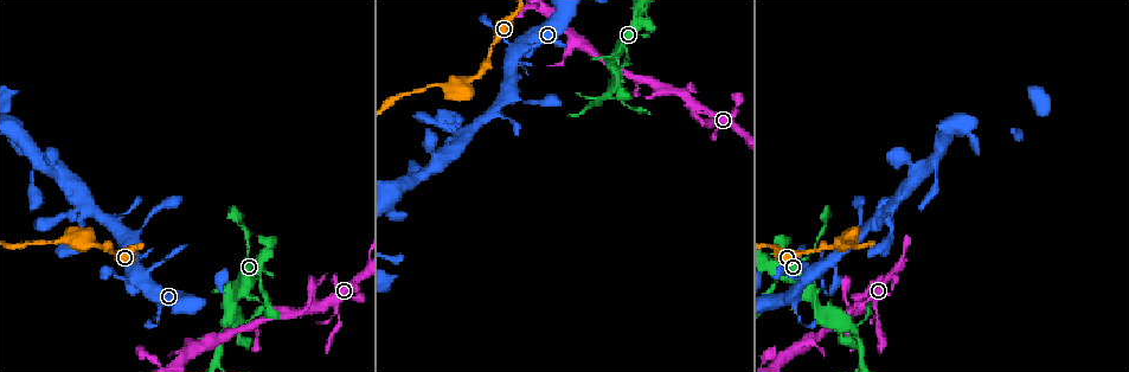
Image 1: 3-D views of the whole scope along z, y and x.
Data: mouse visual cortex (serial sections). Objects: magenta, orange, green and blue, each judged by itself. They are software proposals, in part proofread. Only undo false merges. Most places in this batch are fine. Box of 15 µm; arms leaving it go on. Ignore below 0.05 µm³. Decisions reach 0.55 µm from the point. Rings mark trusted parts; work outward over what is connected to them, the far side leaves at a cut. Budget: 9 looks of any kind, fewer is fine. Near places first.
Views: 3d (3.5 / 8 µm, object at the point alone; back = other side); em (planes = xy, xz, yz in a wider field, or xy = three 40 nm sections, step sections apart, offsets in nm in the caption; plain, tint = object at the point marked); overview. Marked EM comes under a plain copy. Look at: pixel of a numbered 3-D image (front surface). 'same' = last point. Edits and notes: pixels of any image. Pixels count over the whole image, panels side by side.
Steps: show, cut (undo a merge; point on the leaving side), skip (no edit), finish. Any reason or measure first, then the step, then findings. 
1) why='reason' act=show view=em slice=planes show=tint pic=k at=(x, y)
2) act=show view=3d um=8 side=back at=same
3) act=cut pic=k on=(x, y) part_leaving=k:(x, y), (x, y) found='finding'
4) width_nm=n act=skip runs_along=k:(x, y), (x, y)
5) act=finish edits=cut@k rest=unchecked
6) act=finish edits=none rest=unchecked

why='sudden change in width' act=show view=3d um=8 pic=1 at=(121, 278)

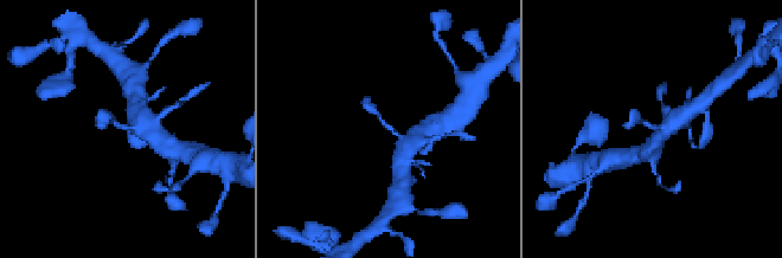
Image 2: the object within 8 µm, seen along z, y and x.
why='closer look' act=show view=3d um=3.5 side=back pic=2 at=(124, 128)

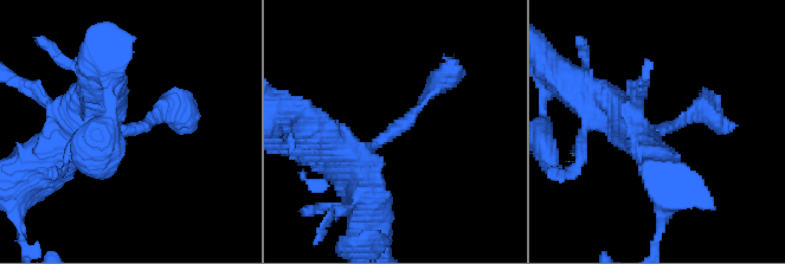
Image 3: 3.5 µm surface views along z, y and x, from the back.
why='need the tissue' act=show view=em slice=planes show=tint pic=3 at=(661, 126)

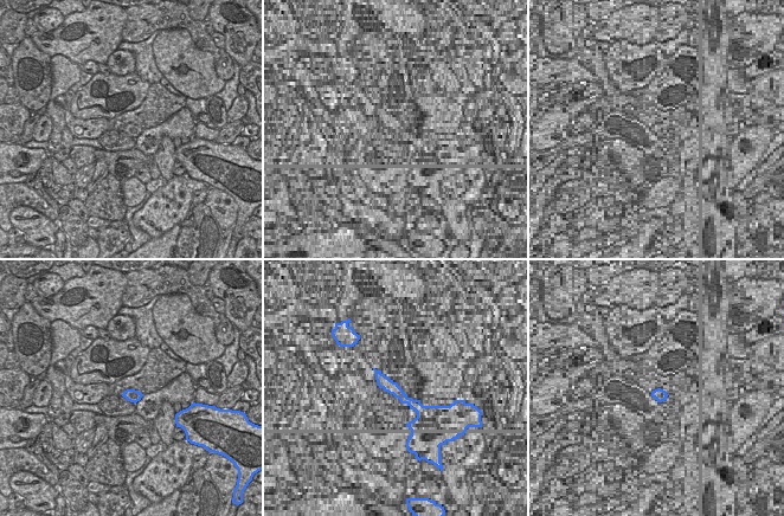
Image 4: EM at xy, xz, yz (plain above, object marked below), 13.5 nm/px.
arm_widths_nm=150,400 act=skip runs_along=3:(332, 149), (351, 165), (441, 79) found='one cell here'

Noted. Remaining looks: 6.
why='a narrow waist' act=show view=em slice=planes show=tint pic=1 at=(305, 309)

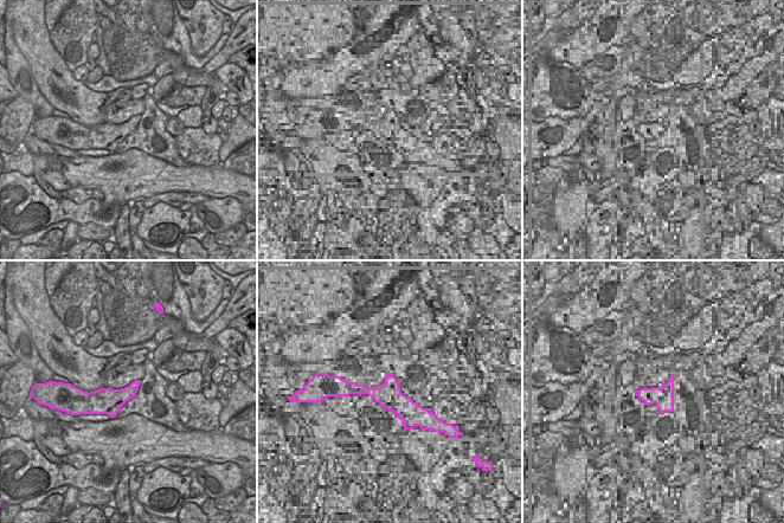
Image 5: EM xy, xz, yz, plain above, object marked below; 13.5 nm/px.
act=show view=3d um=3.5 at=same

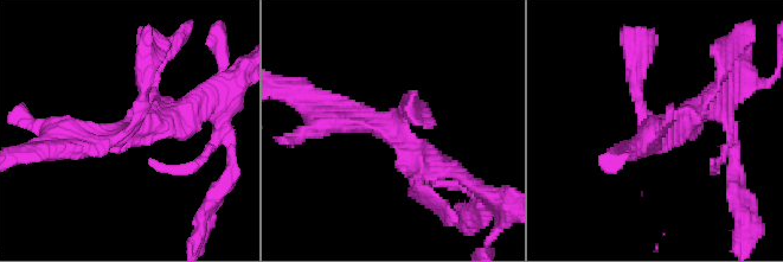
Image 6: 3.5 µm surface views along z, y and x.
arms=3 arm_widths_nm=200,250,300 act=skip runs_along=6:(455, 171), (383, 128), (320, 113) found='one cell here'

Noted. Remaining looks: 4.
why='abrupt turn' act=show view=3d um=8 pic=1 at=(646, 16)

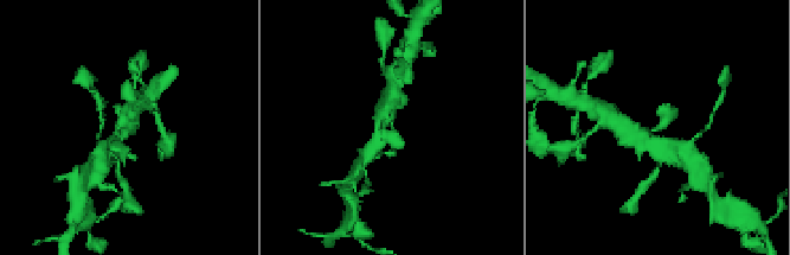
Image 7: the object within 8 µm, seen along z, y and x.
act=show view=em slice=xy step=2 show=tint pic=7 at=(391, 126)

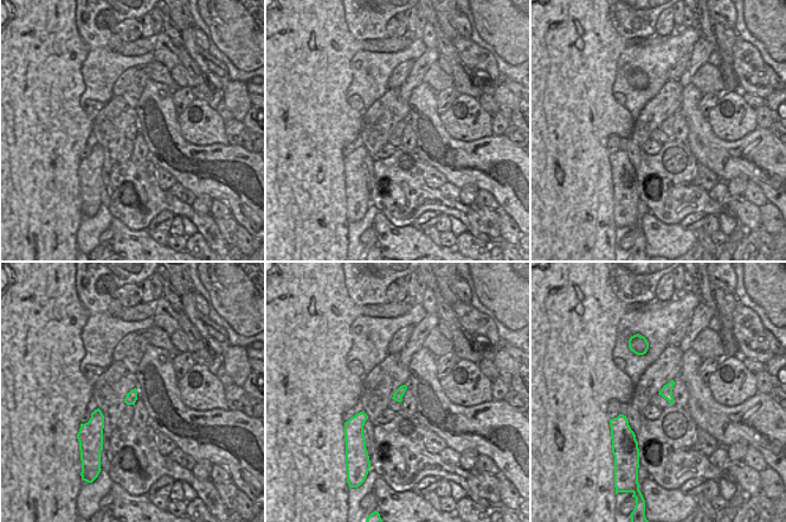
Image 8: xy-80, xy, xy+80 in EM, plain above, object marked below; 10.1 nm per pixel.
width_nm=100 act=skip runs_along=7:(654, 145), (643, 133), (667, 120), (660, 107) found='all the same cell'

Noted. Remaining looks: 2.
why='sudden change in width' act=show view=3d um=3.5 pic=1 at=(60, 243)

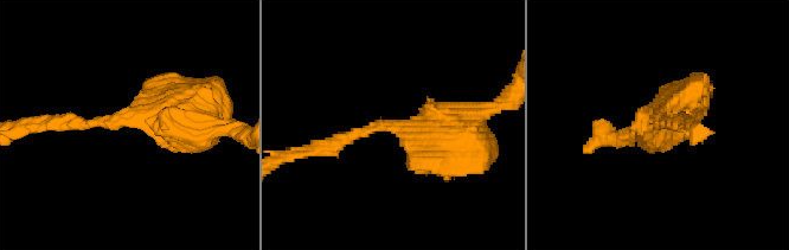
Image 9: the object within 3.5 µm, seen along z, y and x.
arm_widths_nm=200,600 why='need the tissue' act=show view=em slice=xy step=5 show=tint pic=9 at=(122, 115)

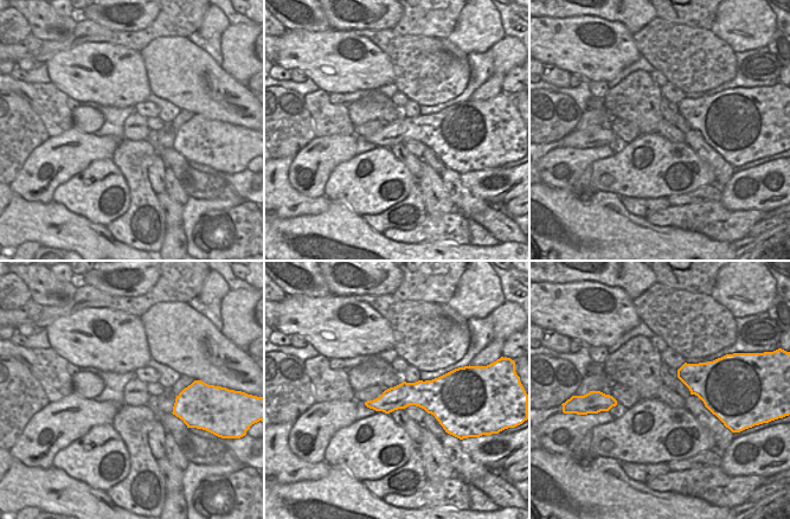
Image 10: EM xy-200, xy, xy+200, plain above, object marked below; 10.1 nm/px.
act=skip runs_along=9:(467, 127), (372, 127), (314, 148) found='one cell here'

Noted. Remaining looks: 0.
act=finish edits=none rest=unchecked

